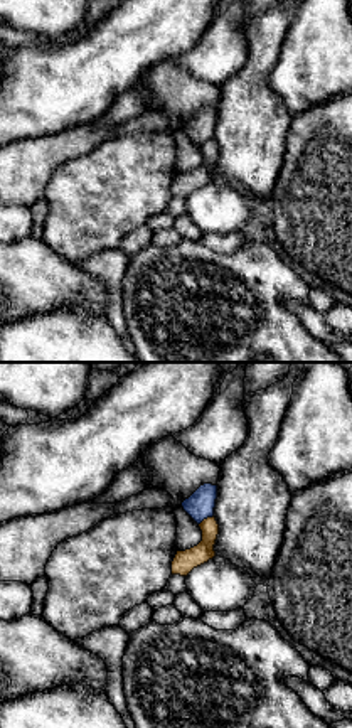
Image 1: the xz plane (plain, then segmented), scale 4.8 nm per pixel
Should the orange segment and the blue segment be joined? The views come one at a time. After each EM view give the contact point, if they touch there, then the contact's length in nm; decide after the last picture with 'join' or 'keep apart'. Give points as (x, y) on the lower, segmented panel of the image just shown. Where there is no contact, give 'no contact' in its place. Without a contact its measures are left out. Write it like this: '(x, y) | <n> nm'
(208, 518) | 90 nm

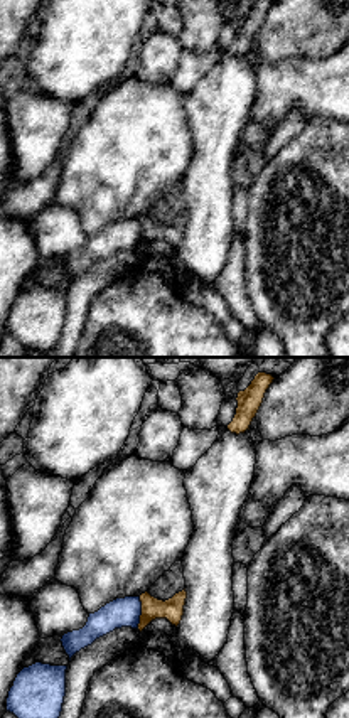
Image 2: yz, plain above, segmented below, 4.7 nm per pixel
(142, 612) | 150 nm

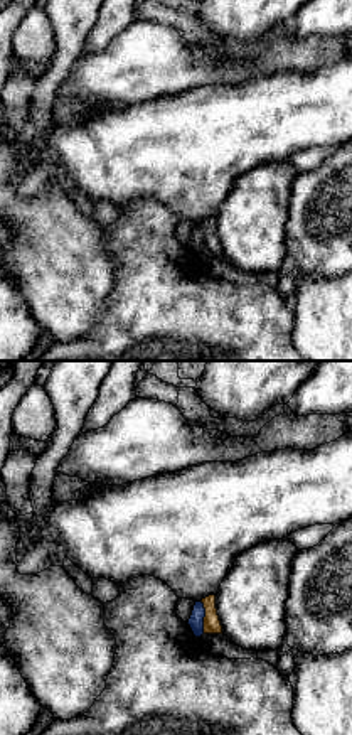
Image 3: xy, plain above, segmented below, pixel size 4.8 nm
(204, 617) | 160 nm

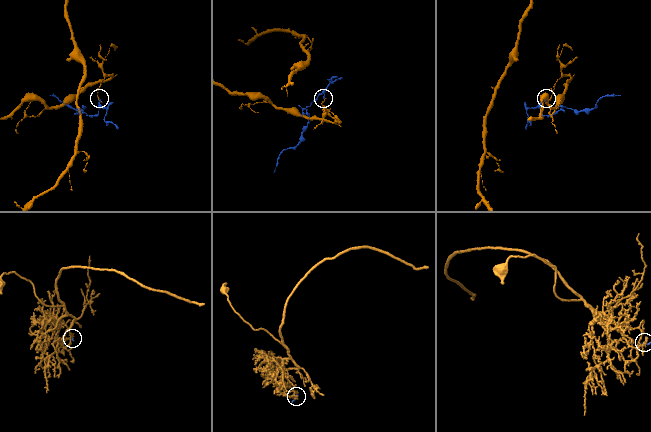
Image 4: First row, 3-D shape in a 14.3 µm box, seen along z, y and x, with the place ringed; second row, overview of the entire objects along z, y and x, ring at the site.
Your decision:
keep apart

